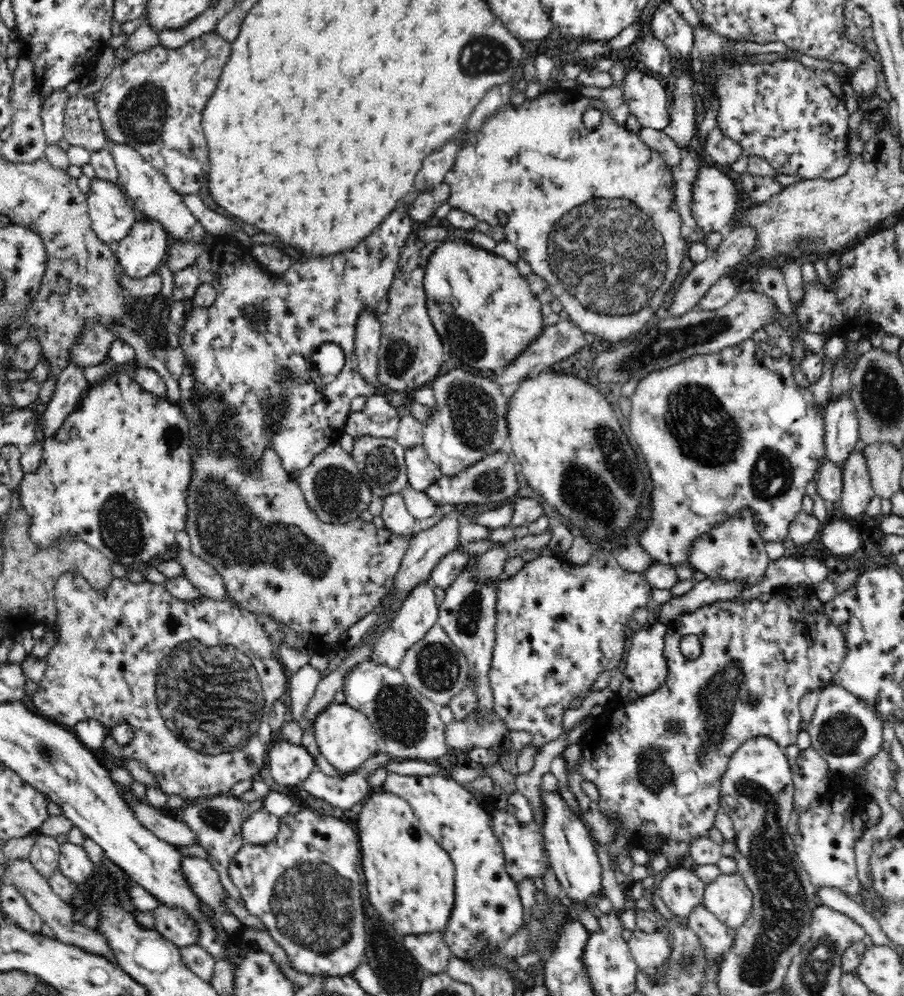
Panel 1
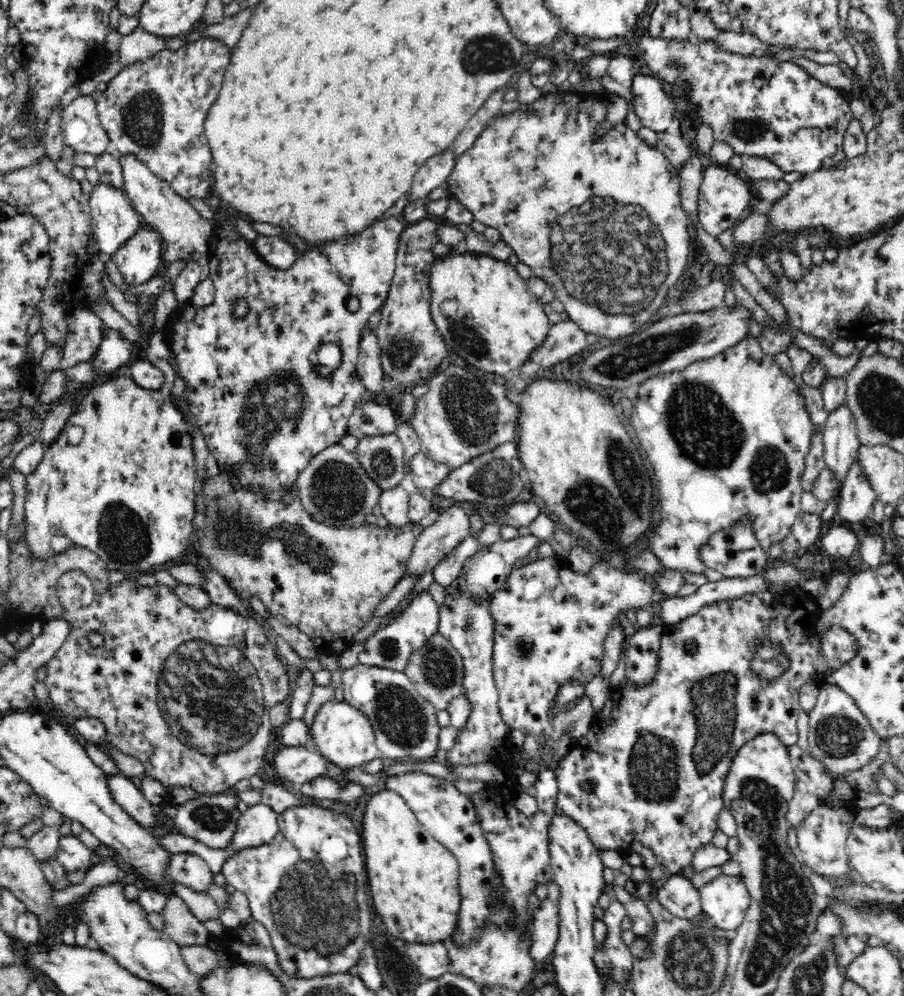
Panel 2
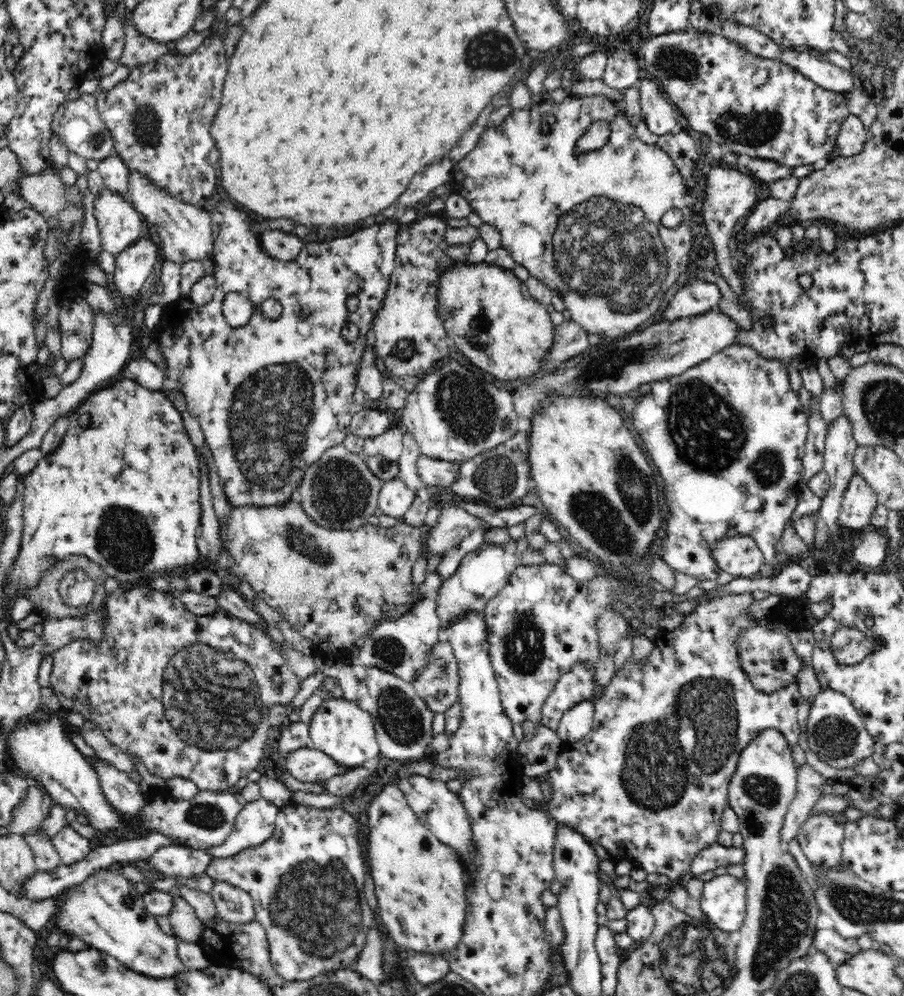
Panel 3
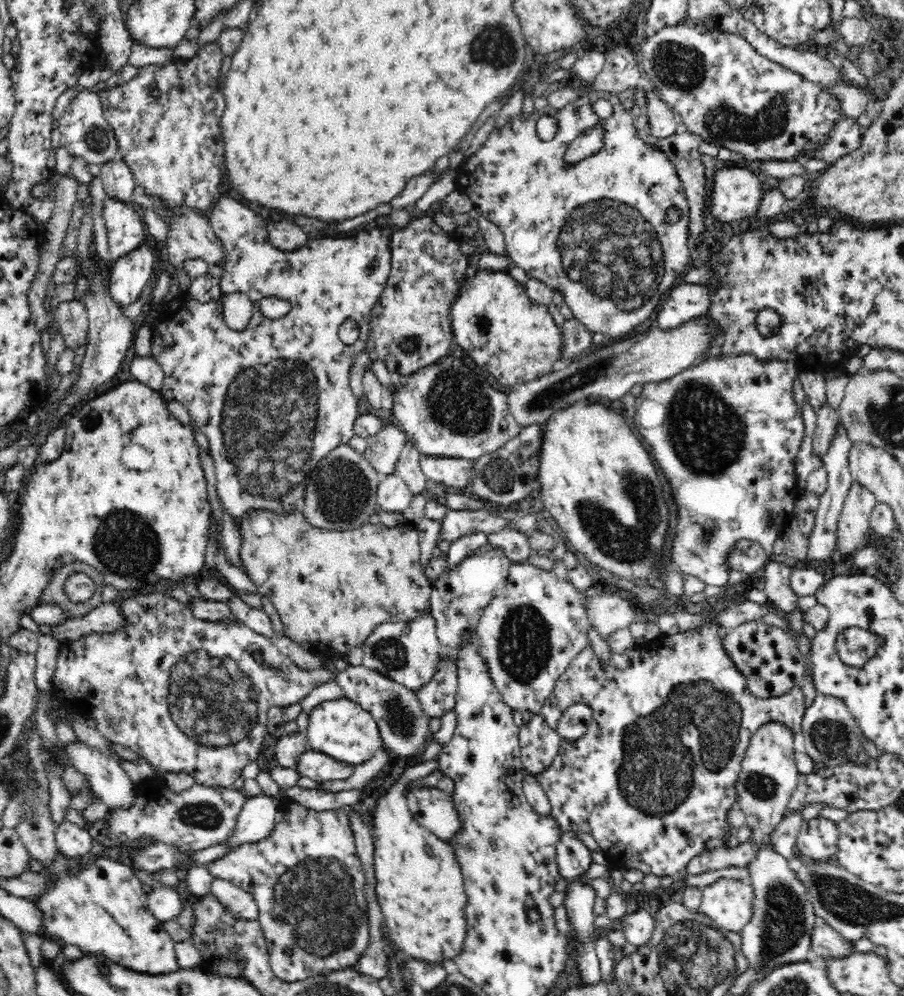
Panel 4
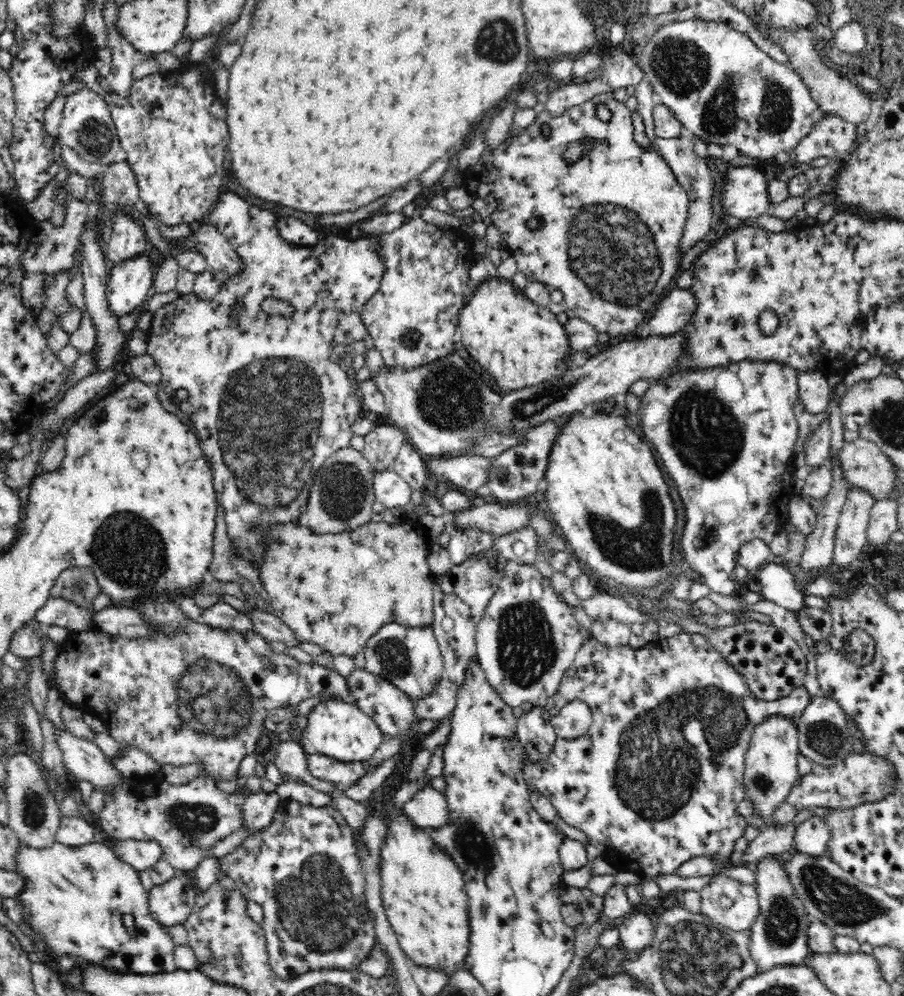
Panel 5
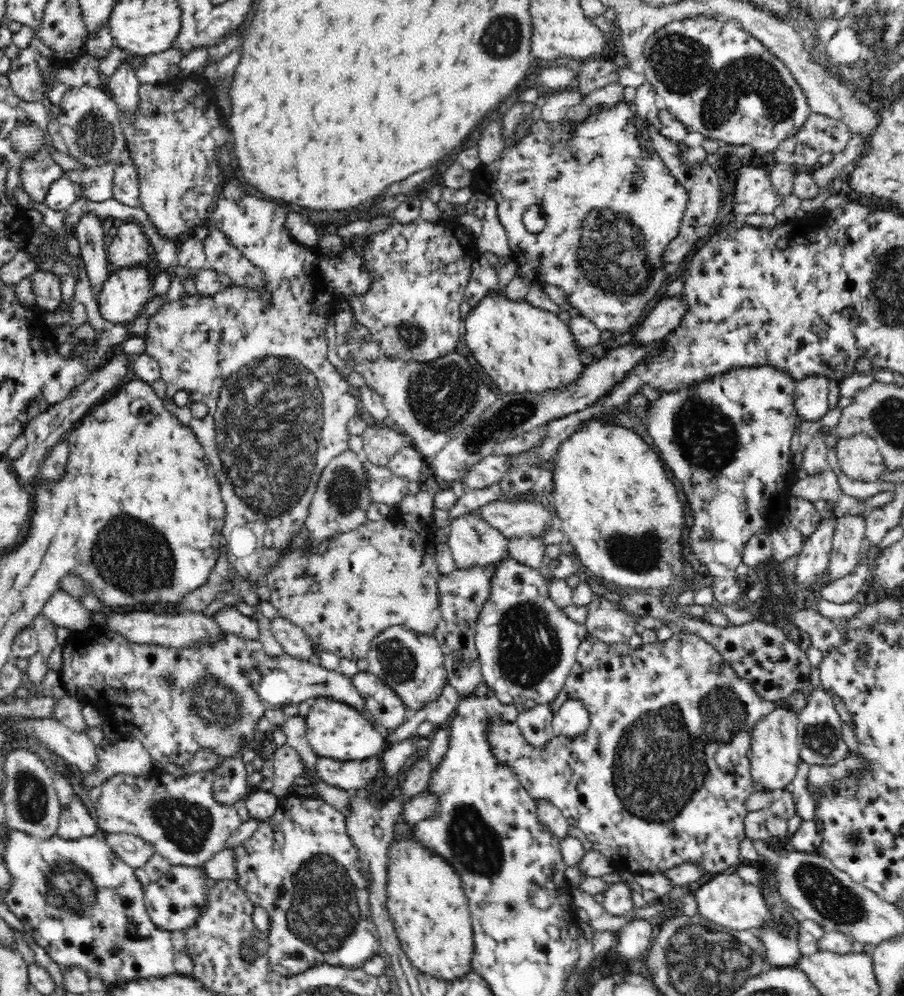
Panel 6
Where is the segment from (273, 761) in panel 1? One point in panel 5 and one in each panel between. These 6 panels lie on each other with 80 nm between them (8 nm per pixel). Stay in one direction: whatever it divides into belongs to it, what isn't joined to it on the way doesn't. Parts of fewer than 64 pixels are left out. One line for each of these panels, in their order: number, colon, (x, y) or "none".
2: (297, 765)
3: (309, 765)
4: (318, 766)
5: (343, 775)

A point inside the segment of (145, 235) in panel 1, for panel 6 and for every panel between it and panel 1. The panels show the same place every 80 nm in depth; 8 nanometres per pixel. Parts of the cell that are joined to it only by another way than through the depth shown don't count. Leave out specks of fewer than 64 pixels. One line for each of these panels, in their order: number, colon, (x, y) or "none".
2: (138, 261)
3: (132, 268)
4: (129, 275)
5: (129, 287)
6: (122, 298)

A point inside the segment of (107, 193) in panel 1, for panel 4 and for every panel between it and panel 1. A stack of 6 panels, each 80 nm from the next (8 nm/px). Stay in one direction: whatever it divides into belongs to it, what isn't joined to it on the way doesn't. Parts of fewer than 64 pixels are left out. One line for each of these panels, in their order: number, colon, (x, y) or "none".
2: (114, 220)
3: (119, 223)
4: (126, 234)

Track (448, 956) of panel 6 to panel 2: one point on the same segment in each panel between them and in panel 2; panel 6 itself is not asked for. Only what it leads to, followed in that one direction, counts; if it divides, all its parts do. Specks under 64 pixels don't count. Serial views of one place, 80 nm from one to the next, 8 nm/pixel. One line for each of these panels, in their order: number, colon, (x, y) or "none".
2: (414, 881)
3: (419, 881)
4: (419, 886)
5: (423, 891)

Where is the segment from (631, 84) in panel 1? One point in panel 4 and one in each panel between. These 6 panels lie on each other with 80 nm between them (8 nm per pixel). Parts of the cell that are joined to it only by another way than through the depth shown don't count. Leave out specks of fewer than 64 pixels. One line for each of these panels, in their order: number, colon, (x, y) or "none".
2: (651, 103)
3: (658, 114)
4: (663, 121)

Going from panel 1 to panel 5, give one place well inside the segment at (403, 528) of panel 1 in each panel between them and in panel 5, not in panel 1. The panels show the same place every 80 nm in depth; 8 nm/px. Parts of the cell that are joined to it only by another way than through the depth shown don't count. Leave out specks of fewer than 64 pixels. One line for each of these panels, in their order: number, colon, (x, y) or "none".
2: (394, 502)
3: (394, 498)
4: (393, 494)
5: (390, 489)

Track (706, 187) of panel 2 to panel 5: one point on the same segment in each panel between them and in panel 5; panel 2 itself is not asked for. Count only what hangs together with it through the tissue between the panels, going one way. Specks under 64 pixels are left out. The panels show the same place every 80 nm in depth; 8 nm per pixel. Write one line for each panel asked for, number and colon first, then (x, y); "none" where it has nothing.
3: (729, 195)
4: (737, 194)
5: (746, 195)

